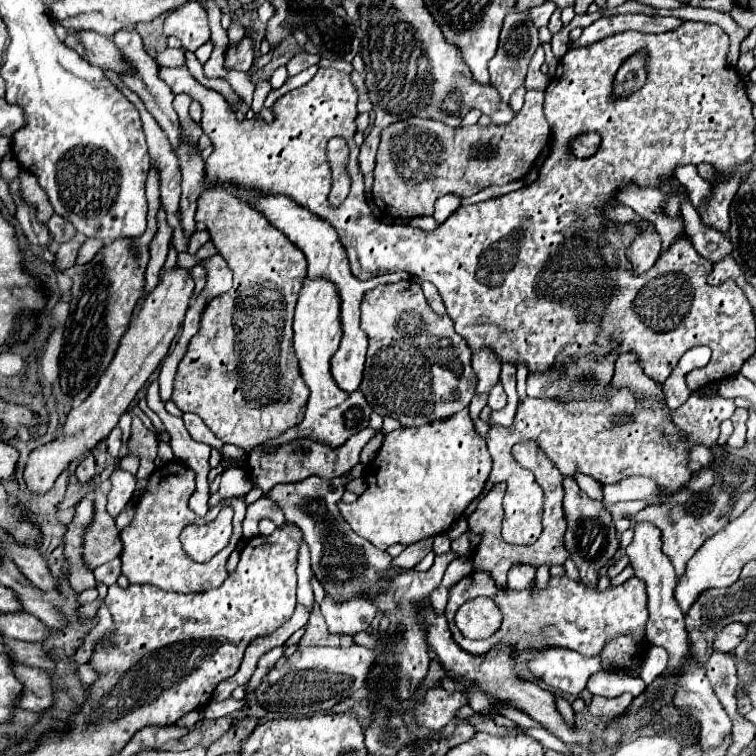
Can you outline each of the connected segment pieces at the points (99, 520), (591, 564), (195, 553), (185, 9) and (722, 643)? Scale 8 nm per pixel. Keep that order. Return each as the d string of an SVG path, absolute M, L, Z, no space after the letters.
M97 491L95 519L89 531L85 533L85 561L89 569L95 569L97 565L115 559L121 553L119 529L115 527L115 519L107 515L105 503L107 503L105 493Z
M573 477L563 479L563 509L565 509L565 547L571 553L577 569L603 569L619 551L619 537L613 525L611 515L605 511L605 505L599 501L591 501L575 483Z
M223 507L207 525L187 525L181 531L181 545L183 551L197 563L207 562L219 549L223 549L229 543L231 533L231 517L233 509Z
M189 1L183 7L175 9L165 19L165 35L175 35L181 39L187 51L197 51L199 45L209 41L207 13L199 1Z
M743 623L725 625L713 639L713 651L719 651L719 653L733 651L743 641L745 633L747 633L747 625L743 625Z

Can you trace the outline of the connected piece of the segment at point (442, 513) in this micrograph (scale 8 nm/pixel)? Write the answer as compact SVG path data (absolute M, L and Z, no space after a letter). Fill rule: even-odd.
M465 409L445 421L435 421L423 427L403 427L387 433L383 447L365 471L365 483L369 483L367 491L359 495L355 503L339 501L337 507L349 527L371 541L377 549L385 551L395 543L413 545L427 537L445 533L463 515L467 505L481 495L489 473L491 455L487 451L486 440L479 437L469 417L469 409Z

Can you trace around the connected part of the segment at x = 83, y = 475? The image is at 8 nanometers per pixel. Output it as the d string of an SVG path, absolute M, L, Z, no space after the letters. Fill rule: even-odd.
M91 455L85 457L85 459L79 463L75 475L77 475L77 479L79 479L81 483L89 483L89 481L97 475L97 473L95 473L95 459L93 459Z

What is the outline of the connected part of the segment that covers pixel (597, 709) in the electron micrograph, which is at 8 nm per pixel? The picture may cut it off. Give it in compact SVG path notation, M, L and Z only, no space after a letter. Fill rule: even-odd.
M629 693L613 697L613 699L593 697L591 705L589 705L589 713L595 717L613 719L613 717L619 717L621 713L625 713L625 709L631 705L631 701L633 701L633 695L629 695Z

